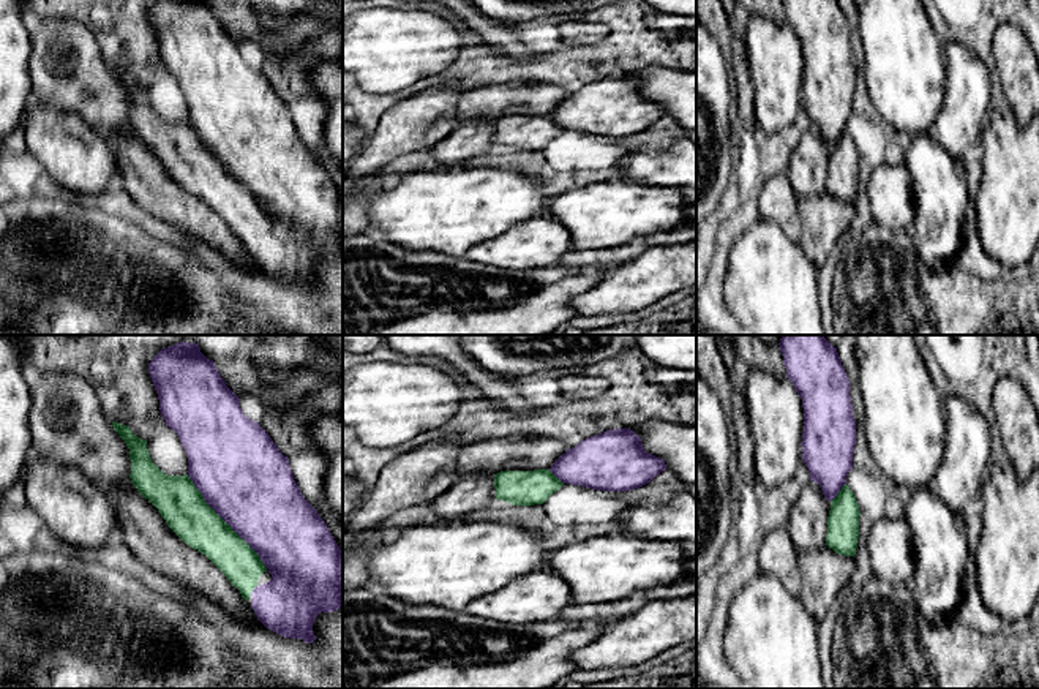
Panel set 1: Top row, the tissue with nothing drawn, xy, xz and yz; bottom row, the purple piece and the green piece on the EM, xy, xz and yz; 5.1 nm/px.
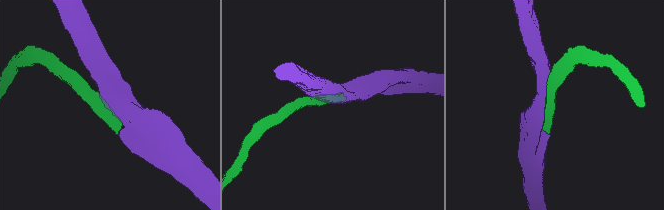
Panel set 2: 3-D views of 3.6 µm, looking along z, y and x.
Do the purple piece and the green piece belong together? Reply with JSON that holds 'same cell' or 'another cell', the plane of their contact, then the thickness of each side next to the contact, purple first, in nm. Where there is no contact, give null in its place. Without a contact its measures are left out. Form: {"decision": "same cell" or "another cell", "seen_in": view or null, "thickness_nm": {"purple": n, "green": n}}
{"decision": "same cell", "seen_in": "xy", "thickness_nm": {"purple": 460, "green": 220}}

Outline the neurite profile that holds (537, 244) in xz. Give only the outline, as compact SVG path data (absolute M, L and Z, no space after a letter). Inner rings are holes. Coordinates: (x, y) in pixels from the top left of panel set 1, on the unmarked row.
M540 216L474 245L464 258L505 270L532 270L559 265L570 250L570 234L556 220Z

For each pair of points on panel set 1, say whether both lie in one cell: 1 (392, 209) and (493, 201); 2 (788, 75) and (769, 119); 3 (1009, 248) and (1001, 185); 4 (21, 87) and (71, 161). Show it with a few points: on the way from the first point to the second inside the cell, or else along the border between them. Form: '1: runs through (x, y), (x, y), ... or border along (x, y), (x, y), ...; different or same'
1: runs through (417, 209), (457, 209), (468, 206); same
2: runs through (777, 86), (776, 108); same
3: runs through (1009, 233), (1009, 201); same
4: border along (30, 51), (29, 79), (32, 89); different

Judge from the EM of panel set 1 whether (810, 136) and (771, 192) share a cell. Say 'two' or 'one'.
one

